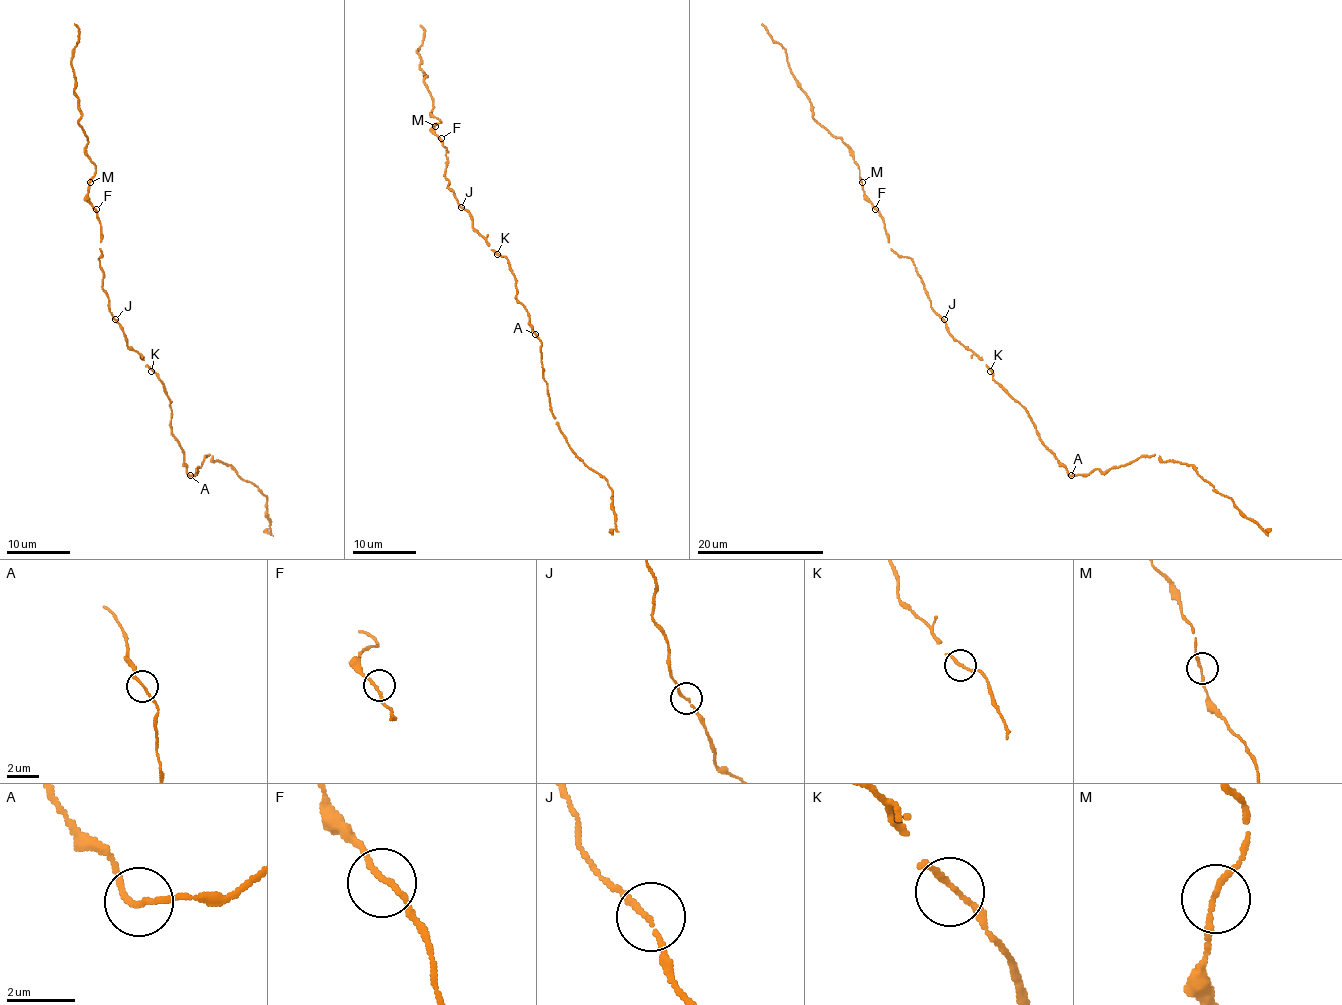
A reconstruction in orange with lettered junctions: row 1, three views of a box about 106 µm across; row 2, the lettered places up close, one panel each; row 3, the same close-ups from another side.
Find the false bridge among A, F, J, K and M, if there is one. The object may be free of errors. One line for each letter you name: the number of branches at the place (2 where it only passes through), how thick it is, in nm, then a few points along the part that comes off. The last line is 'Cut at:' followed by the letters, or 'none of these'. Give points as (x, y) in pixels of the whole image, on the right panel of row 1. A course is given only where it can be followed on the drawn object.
Cut at: none of these

